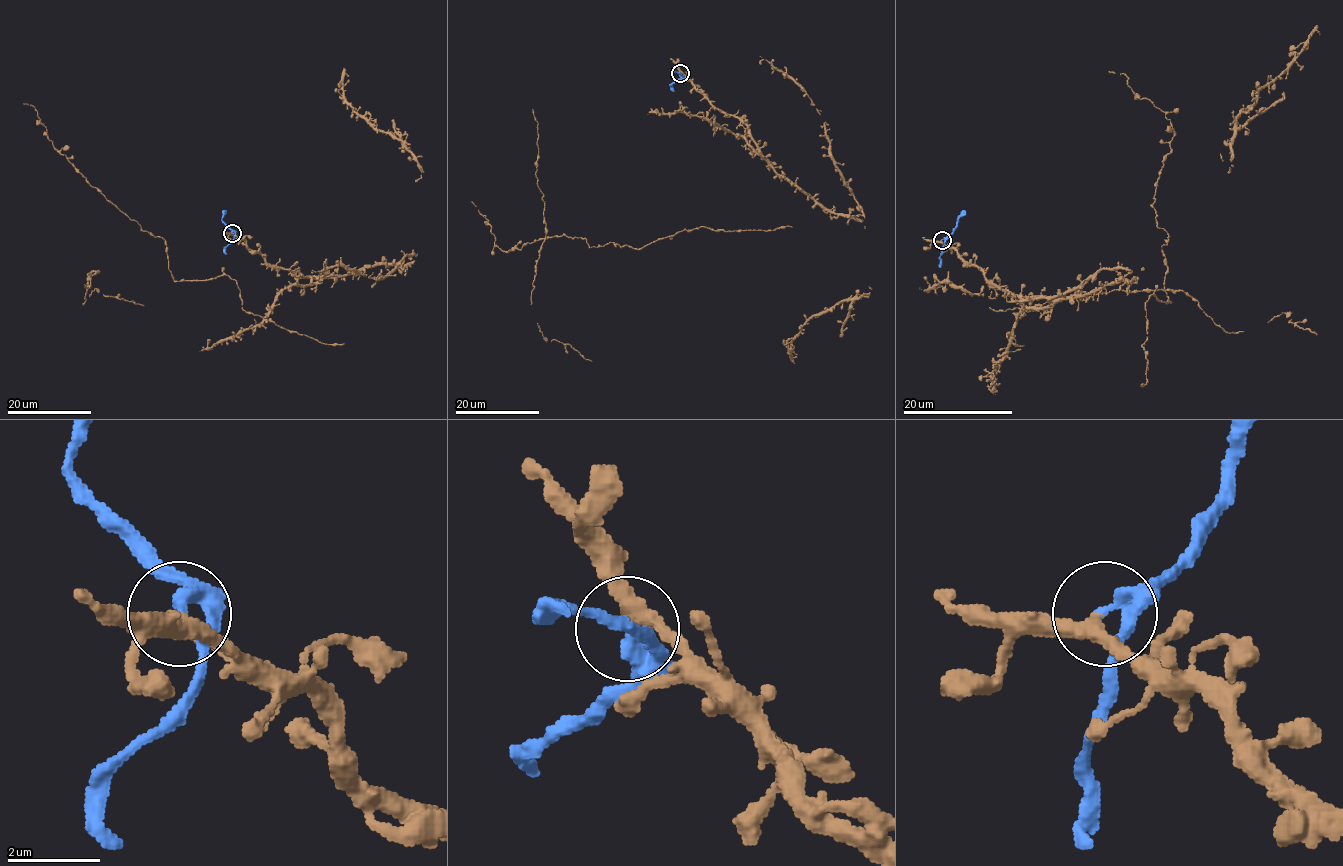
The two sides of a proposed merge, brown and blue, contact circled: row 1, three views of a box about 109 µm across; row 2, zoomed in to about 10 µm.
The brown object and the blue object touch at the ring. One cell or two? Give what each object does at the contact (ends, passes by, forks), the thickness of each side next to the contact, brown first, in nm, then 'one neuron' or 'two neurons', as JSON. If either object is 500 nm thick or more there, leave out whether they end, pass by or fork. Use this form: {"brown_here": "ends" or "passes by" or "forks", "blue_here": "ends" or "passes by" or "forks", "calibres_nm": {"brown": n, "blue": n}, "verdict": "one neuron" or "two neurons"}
{"brown_here": "passes by", "blue_here": "ends", "calibres_nm": {"brown": 320, "blue": 360}, "verdict": "two neurons"}

